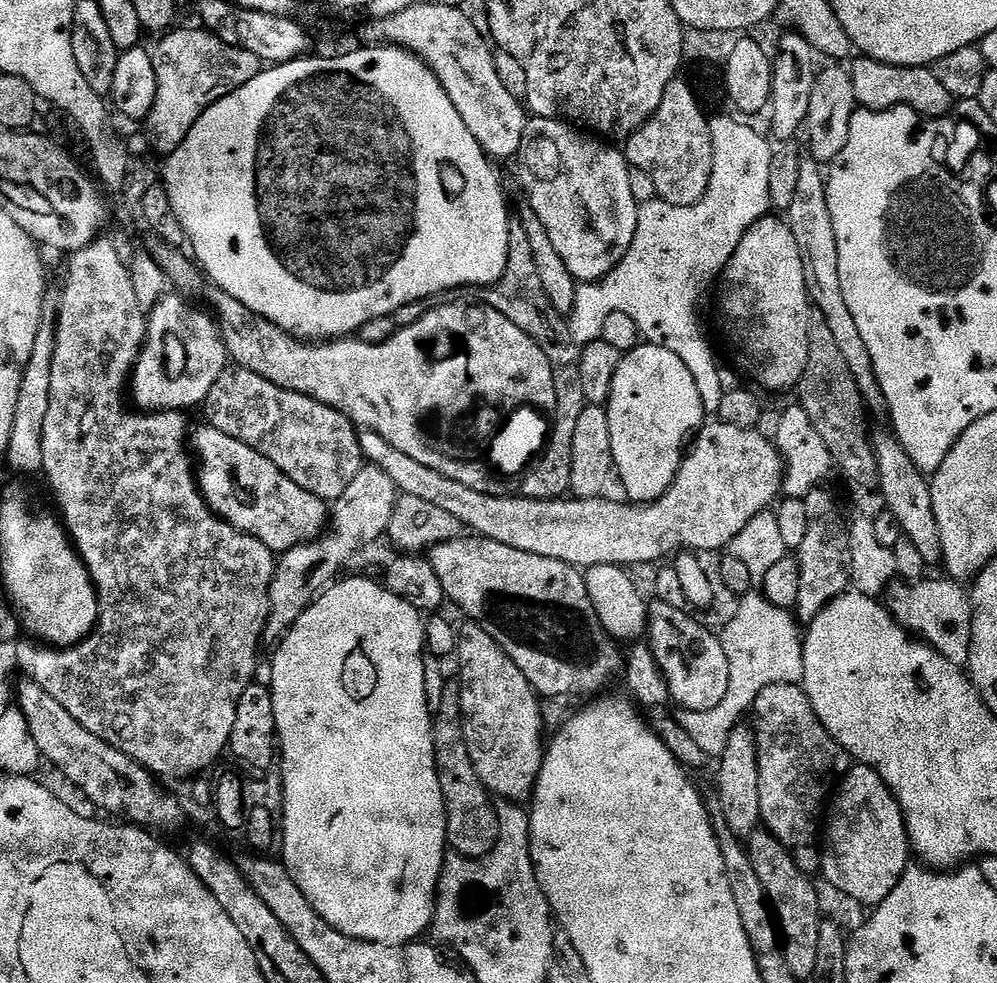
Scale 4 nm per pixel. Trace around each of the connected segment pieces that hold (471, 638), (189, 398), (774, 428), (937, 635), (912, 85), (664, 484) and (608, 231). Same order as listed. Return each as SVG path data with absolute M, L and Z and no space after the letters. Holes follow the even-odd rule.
M468 622L465 623L465 628L462 627L458 632L458 657L460 656L460 677L458 677L458 683L461 688L461 714L464 719L464 737L466 738L466 746L470 750L470 762L474 762L474 770L478 774L478 778L480 781L484 783L484 788L490 793L493 797L499 798L501 801L507 802L509 804L515 804L517 806L523 805L525 802L531 801L532 792L536 789L536 779L538 778L538 774L542 770L542 762L544 761L544 753L546 751L546 735L544 736L544 716L540 713L540 703L542 703L541 697L538 695L535 690L530 686L530 682L526 682L526 674L522 674L522 670L518 670L518 666L514 666L514 662L505 654L502 649L498 646L498 642L494 642L494 638L490 638L490 634L486 634L486 630L483 626L475 623Z
M165 294L147 313L148 333L130 377L130 400L137 409L178 412L195 404L203 405L214 382L229 367L228 347L224 345L221 329L216 329L215 322L188 300L191 299L180 294Z
M799 406L788 408L780 414L776 410L761 409L759 420L754 429L762 438L773 441L780 452L784 463L783 495L788 498L803 498L808 492L821 487L828 475L833 475L834 465L830 450L826 450L826 442L822 442L818 430L810 422L806 410Z
M897 578L888 586L886 607L913 637L919 638L935 648L952 664L967 665L972 652L972 602L967 591L951 578L928 580L921 578L915 582L905 582ZM888 599L888 600L887 600Z
M856 58L850 64L854 94L857 105L870 112L886 112L889 110L908 109L921 117L944 116L954 108L954 99L949 91L935 78L931 67L899 68L893 64L883 64L877 60Z
M641 342L632 351L621 355L609 388L606 411L610 428L612 467L615 475L620 475L620 484L628 495L625 497L637 504L652 504L655 500L660 500L678 474L690 437L700 431L706 420L702 394L698 394L694 374L686 370L686 362L682 362L678 354L670 354L670 350L657 344Z
M541 116L529 119L522 134L518 161L528 204L540 219L543 235L550 238L556 256L562 258L566 270L570 270L577 282L595 282L609 276L618 262L622 262L638 226L640 209L630 191L628 158L619 147L611 148L608 144L611 143L593 138L571 123Z

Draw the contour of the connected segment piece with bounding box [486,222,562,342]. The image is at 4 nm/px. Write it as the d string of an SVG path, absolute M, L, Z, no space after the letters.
M518 222L510 223L510 254L506 270L499 282L491 285L487 292L487 307L498 310L503 316L510 316L520 329L538 342L544 342L548 335L556 336L562 332L561 313L552 311L546 290L542 290L542 278L538 274L530 234Z

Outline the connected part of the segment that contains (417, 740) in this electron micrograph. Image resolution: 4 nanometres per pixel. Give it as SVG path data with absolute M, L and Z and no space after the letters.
M352 576L349 580L340 578L331 586L324 589L319 596L313 600L300 617L294 622L292 629L288 631L287 636L279 641L276 657L272 660L272 680L270 687L272 689L272 701L274 702L274 718L276 719L276 735L278 737L278 772L282 777L284 786L284 814L282 817L282 844L284 840L284 857L282 863L288 869L288 873L294 878L296 885L302 890L302 894L310 902L314 911L326 921L331 928L346 934L351 940L365 940L371 944L411 944L419 941L423 932L427 933L432 927L432 915L436 913L436 890L440 886L440 876L444 873L444 857L449 851L448 842L448 809L444 806L444 795L442 786L438 782L436 773L436 751L432 741L432 721L433 713L428 712L428 684L424 681L424 660L426 661L426 649L424 647L424 622L425 617L420 609L410 606L402 598L398 598L392 591L385 588L383 583L367 580L364 576Z

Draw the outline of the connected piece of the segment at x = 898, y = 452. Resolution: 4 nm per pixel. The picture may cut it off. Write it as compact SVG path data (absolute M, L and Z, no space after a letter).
M891 431L871 433L874 458L878 462L879 495L884 495L883 507L898 520L903 539L914 542L925 565L939 565L942 560L942 538L938 534L938 518L934 518L932 485L929 477L910 462L910 454L900 445L900 440Z

